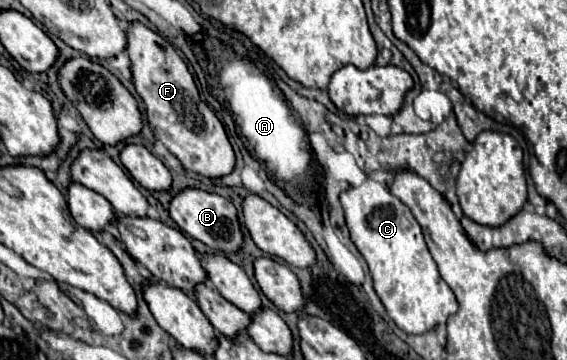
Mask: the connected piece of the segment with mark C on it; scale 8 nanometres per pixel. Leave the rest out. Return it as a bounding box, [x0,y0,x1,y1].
[340,178,458,334]

